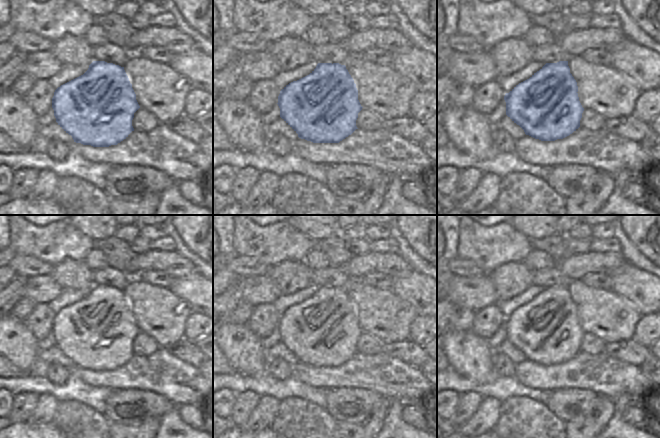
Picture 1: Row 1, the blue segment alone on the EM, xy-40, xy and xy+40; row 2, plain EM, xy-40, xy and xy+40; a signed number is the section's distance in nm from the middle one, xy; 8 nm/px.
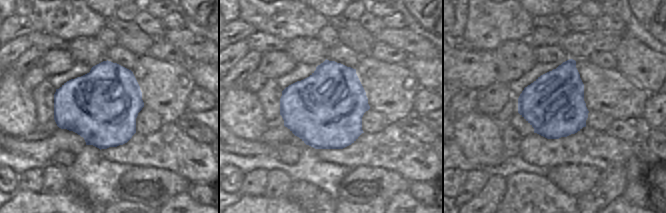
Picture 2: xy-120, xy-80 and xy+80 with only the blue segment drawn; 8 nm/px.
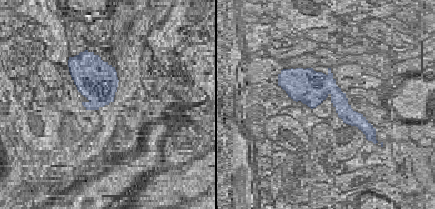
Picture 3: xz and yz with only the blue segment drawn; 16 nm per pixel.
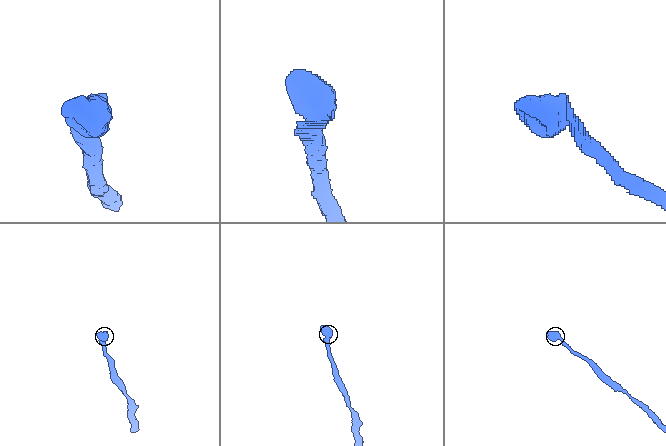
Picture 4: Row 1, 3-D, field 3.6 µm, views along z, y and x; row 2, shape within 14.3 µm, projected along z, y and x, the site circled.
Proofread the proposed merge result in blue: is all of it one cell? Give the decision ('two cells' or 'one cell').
two cells

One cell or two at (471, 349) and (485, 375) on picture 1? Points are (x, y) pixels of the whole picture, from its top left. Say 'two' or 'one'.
one

